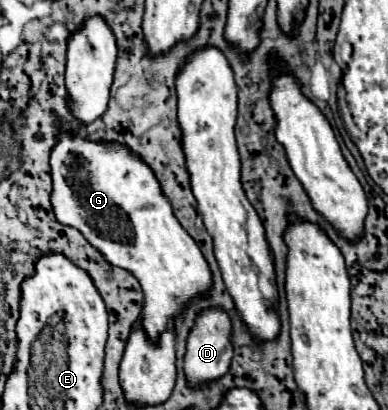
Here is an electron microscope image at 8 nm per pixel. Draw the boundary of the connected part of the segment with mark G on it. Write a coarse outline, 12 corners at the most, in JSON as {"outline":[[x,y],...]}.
{"outline":[[57,131],[57,223],[145,293],[151,339],[211,285],[145,161]]}

